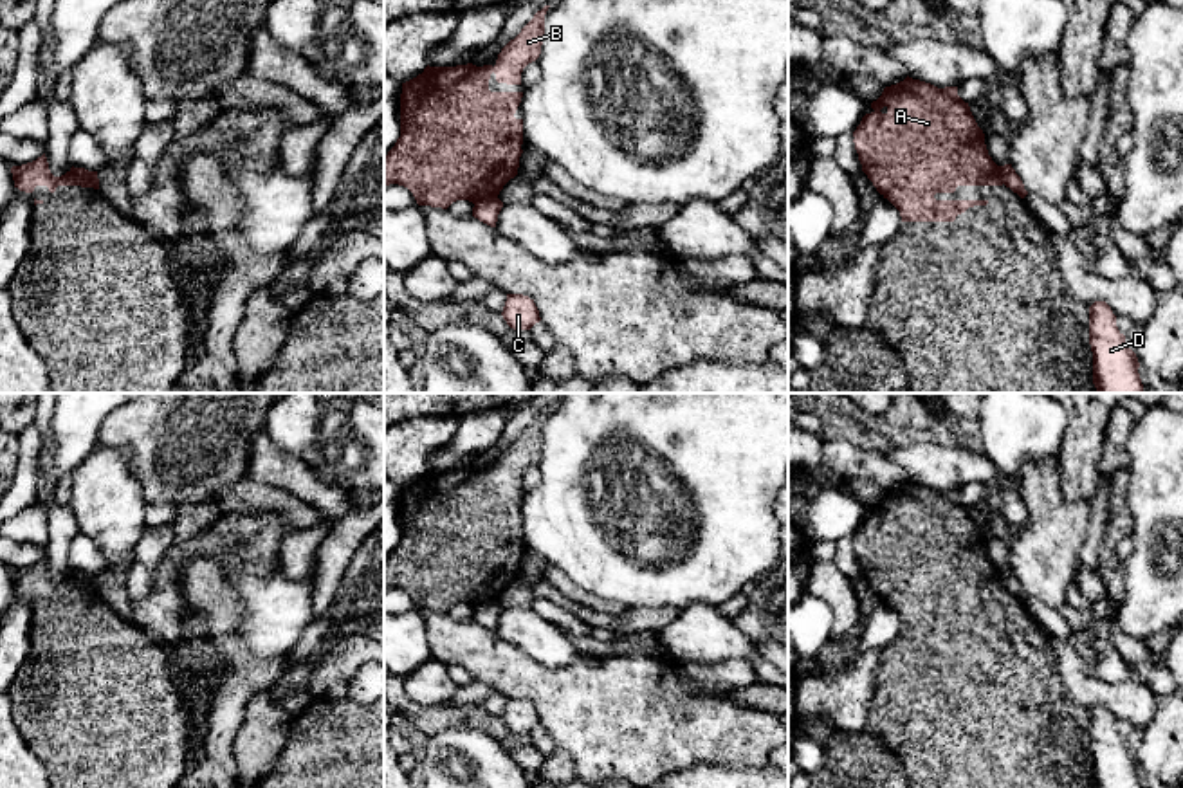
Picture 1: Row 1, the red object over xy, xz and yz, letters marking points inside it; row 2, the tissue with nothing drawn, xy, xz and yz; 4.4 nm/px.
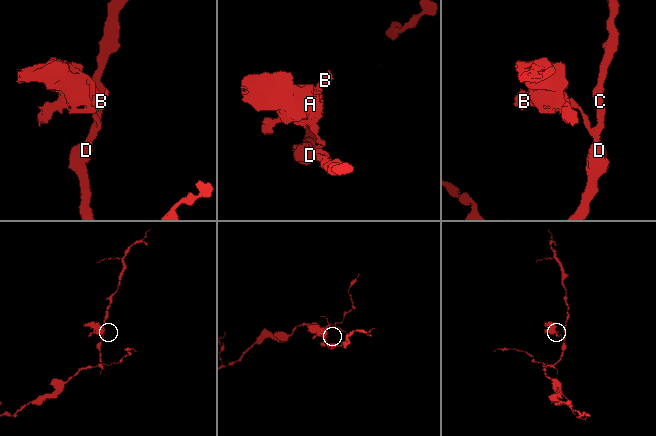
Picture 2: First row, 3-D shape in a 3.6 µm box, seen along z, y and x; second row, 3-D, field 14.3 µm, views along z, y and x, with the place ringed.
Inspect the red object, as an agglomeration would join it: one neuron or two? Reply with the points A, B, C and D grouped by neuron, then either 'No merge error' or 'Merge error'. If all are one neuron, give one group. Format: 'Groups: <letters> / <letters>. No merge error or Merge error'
Groups: A B / C D. Merge error

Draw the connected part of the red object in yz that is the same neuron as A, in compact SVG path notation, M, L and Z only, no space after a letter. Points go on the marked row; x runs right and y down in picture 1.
M907 76L885 87L871 108L853 132L855 150L862 171L900 211L902 222L954 222L968 207L988 200L936 200L936 193L954 193L958 186L1003 186L1001 166L988 155L985 133L968 103L958 96L958 87L938 88Z

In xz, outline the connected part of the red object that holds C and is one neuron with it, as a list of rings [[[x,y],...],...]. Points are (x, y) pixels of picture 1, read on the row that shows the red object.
[[[507,294],[501,316],[514,330],[530,330],[536,323],[541,321],[534,299],[523,294]]]

